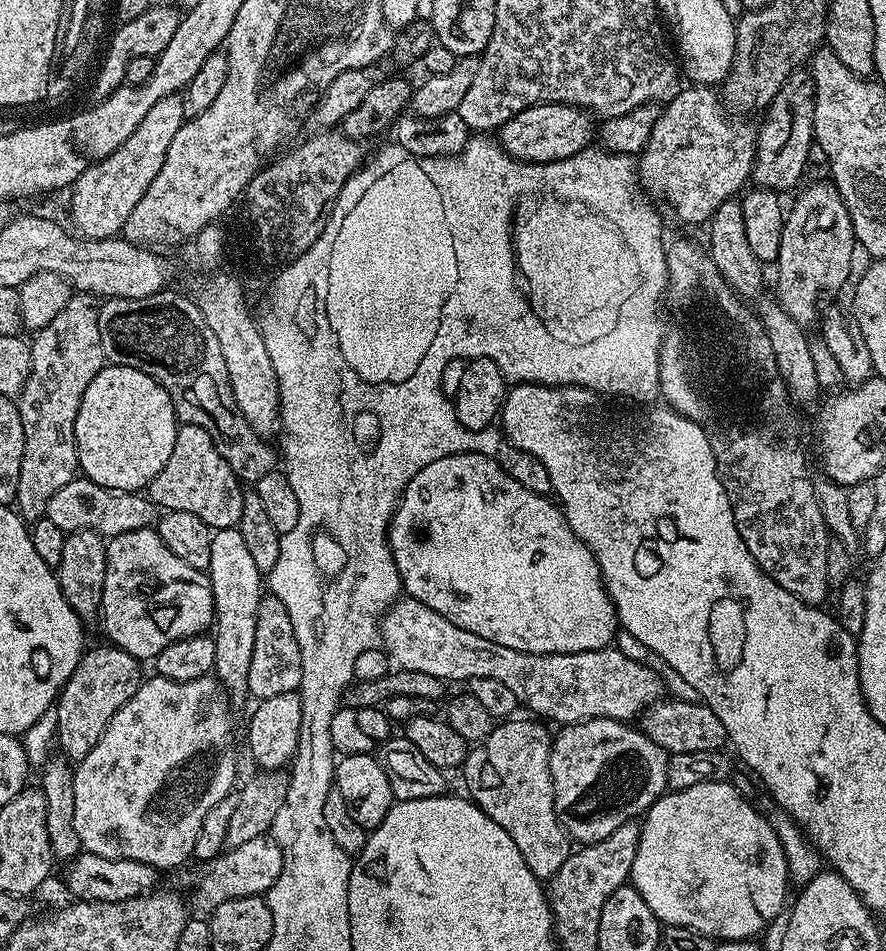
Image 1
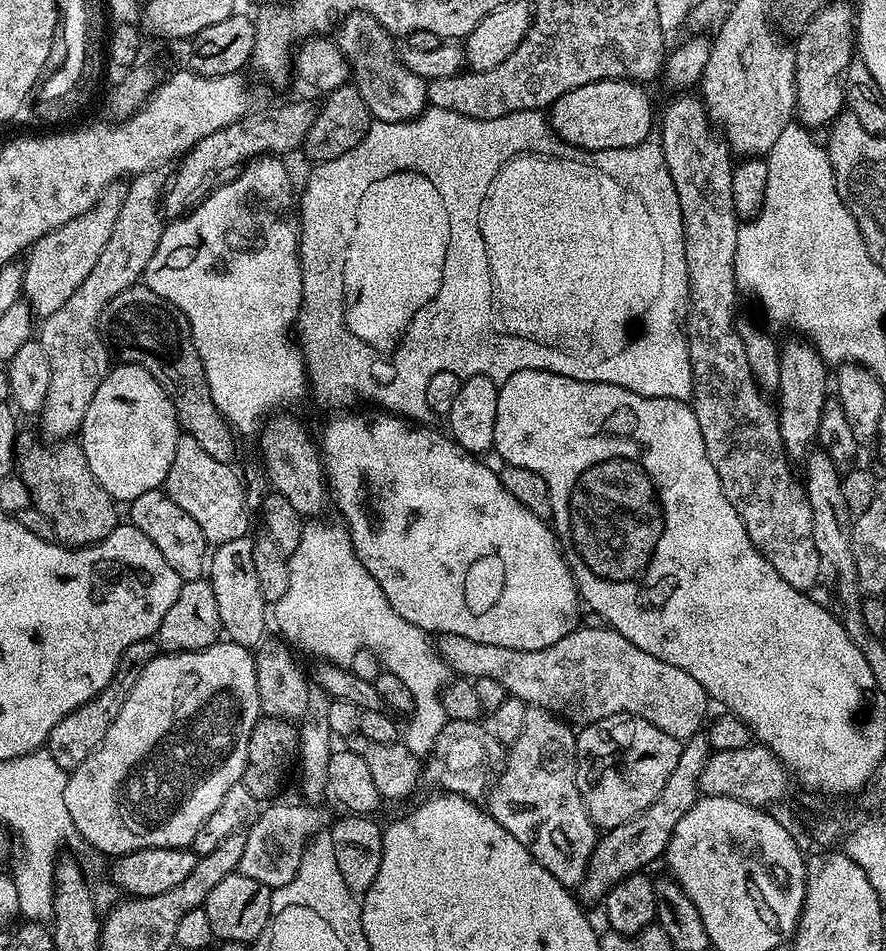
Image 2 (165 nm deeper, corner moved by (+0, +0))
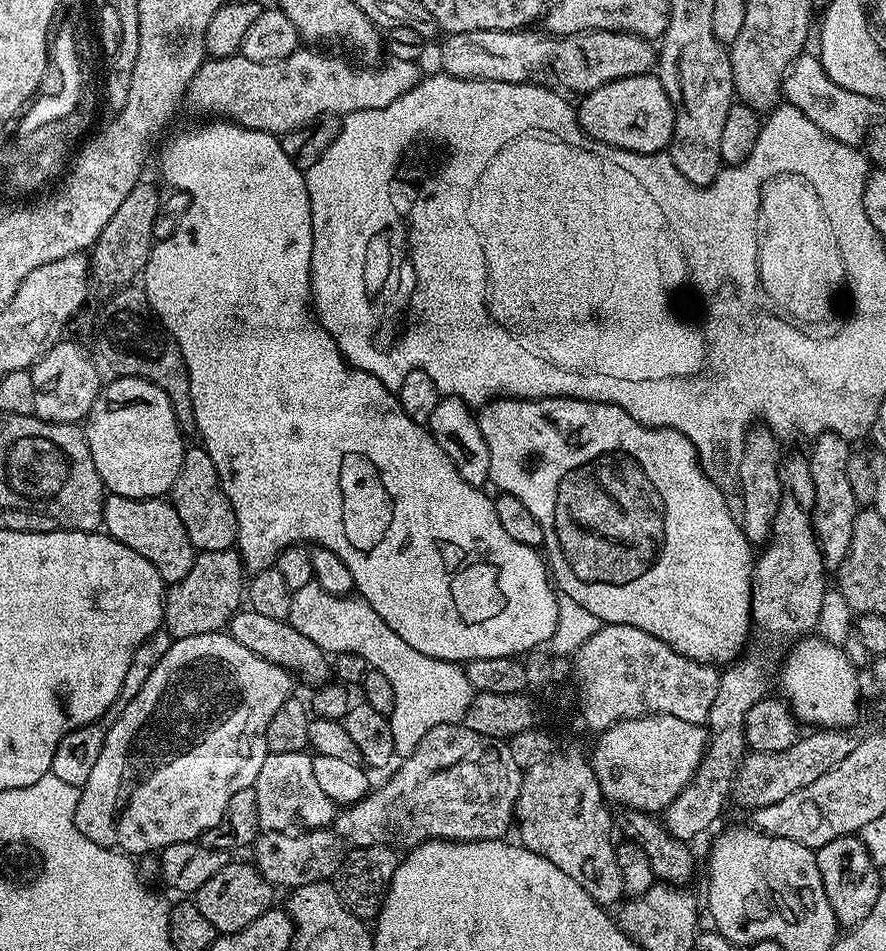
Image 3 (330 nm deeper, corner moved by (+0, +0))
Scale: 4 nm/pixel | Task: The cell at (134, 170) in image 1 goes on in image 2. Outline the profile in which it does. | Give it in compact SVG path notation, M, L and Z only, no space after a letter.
M116 186L109 188L95 206L86 210L86 214L75 216L73 220L58 226L53 232L46 233L42 239L37 240L32 245L27 253L27 256L29 255L28 264L23 265L24 286L22 296L37 317L43 318L54 314L54 310L63 306L66 298L70 298L70 294L74 294L74 290L78 290L78 286L82 286L82 282L86 282L86 274L90 274L90 270L94 270L94 262L98 262L102 250L106 250L106 242L110 242L110 230L114 230L114 222L118 222L118 210L124 201L124 192L118 189L119 187Z

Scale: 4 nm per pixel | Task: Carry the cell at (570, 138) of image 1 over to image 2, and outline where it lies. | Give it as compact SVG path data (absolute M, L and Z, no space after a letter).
M603 80L602 82L590 82L586 86L578 86L578 90L570 90L562 94L562 98L558 98L552 104L550 109L552 131L565 144L587 152L633 148L645 143L651 137L648 136L651 132L653 135L654 120L652 124L652 100L640 88L643 87L639 83L629 80Z

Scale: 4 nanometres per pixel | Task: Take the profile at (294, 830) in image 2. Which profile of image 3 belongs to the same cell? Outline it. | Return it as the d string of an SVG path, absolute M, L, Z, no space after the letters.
M463 723L459 724L443 724L442 726L434 726L434 730L430 730L426 734L426 738L422 738L422 742L418 742L418 746L410 755L403 757L399 761L400 769L385 782L381 788L373 787L367 796L363 796L359 802L354 805L345 807L343 811L337 815L327 828L314 828L311 830L300 830L295 834L290 832L270 832L265 831L263 835L257 839L254 845L256 857L254 863L256 869L270 881L273 886L280 884L285 890L301 888L307 884L319 884L328 882L335 877L336 871L340 869L340 861L348 855L354 848L365 848L366 846L378 846L384 844L387 848L393 850L411 850L417 848L418 845L426 843L428 840L498 840L507 837L510 829L514 824L516 814L516 799L520 793L520 783L524 777L524 772L518 766L518 762L514 762L514 754L510 754L507 743L498 738L490 738L486 734L478 734L474 730L464 727Z

